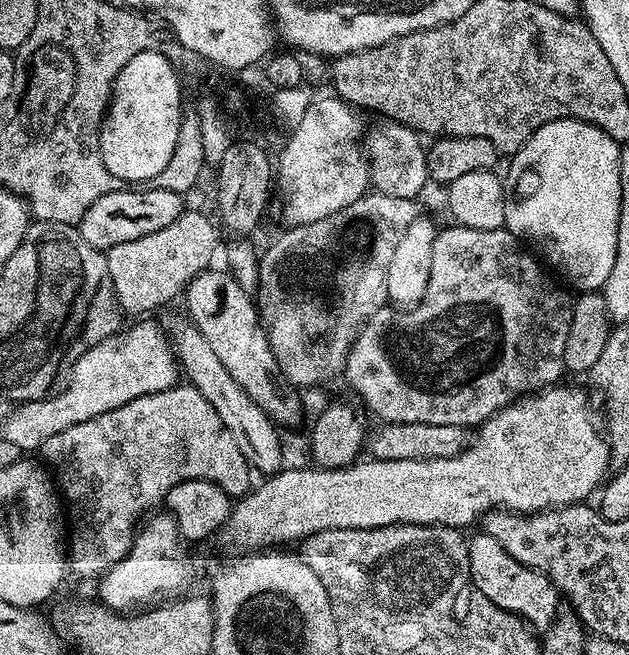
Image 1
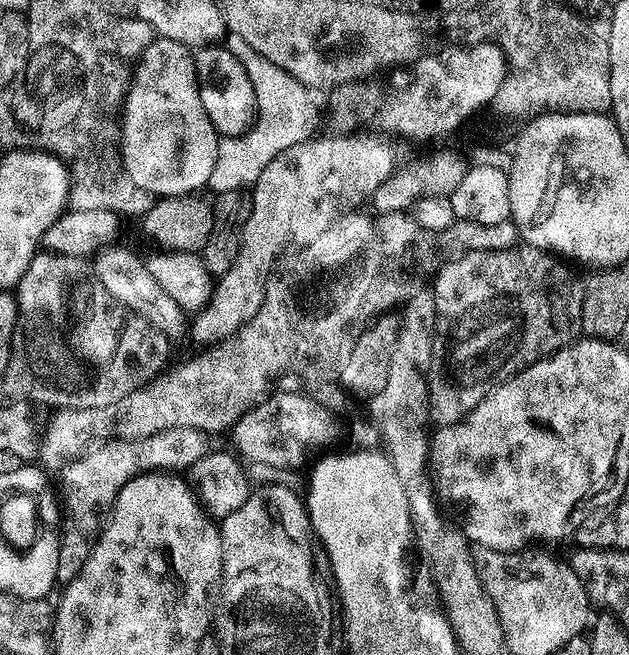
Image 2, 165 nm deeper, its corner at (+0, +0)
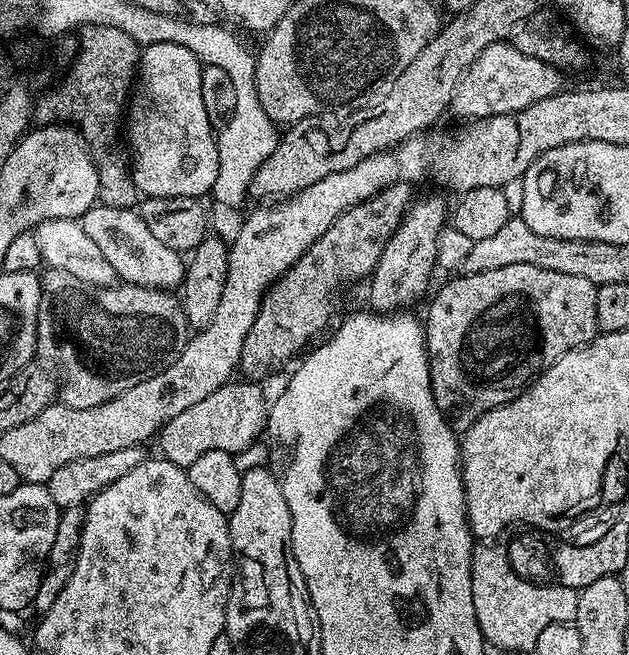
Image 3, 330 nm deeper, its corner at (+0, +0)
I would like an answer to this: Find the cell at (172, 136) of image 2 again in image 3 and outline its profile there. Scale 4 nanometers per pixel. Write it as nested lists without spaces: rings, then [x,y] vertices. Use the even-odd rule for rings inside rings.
[[[174,42],[149,44],[141,51],[138,79],[126,112],[126,144],[130,149],[130,171],[132,180],[136,183],[136,191],[141,197],[200,198],[203,197],[203,192],[204,195],[211,193],[214,178],[218,178],[218,146],[202,98],[201,69],[199,58],[186,50],[186,46],[178,46]]]

